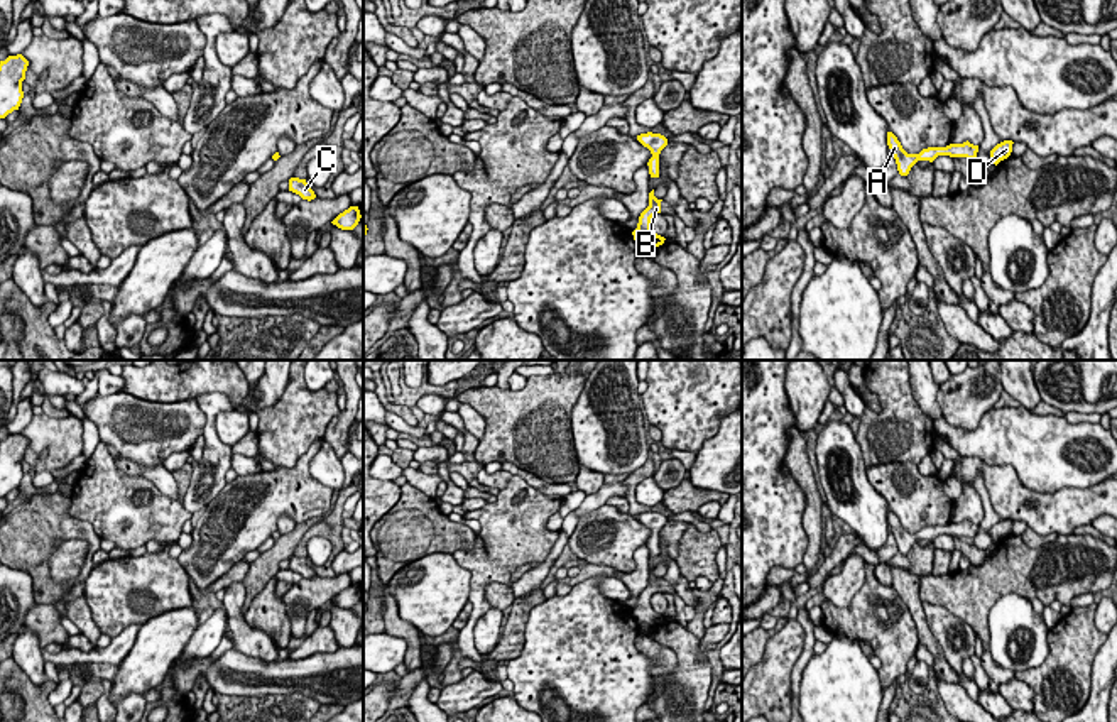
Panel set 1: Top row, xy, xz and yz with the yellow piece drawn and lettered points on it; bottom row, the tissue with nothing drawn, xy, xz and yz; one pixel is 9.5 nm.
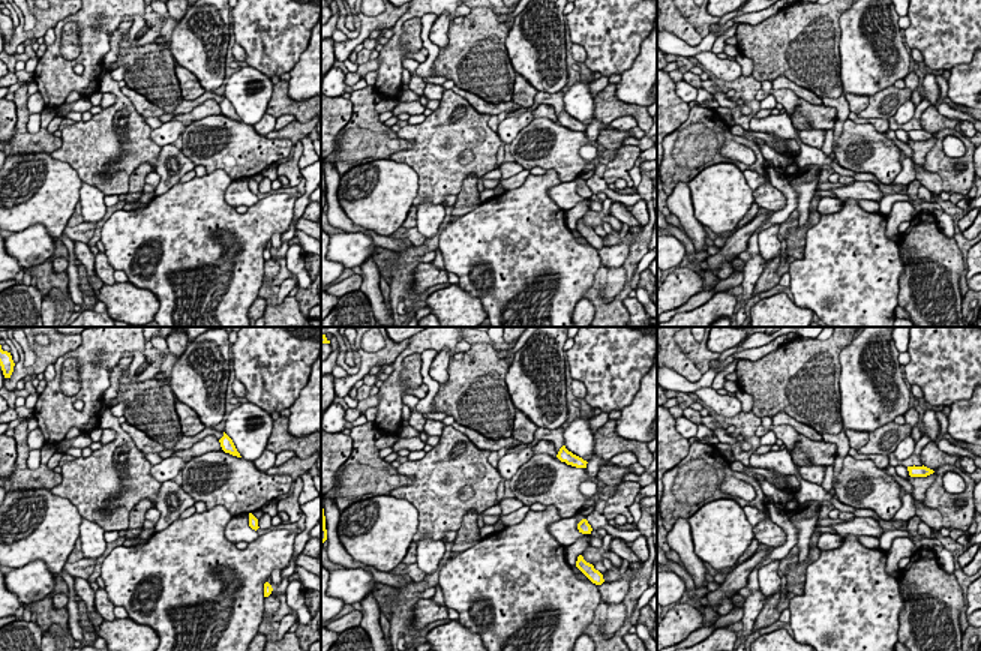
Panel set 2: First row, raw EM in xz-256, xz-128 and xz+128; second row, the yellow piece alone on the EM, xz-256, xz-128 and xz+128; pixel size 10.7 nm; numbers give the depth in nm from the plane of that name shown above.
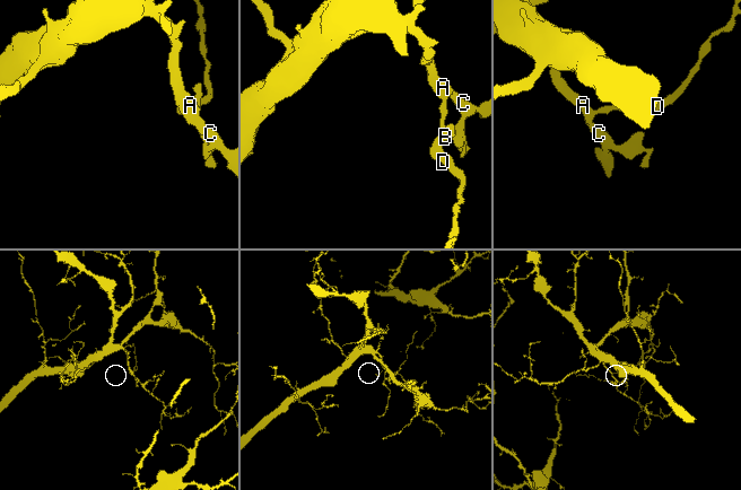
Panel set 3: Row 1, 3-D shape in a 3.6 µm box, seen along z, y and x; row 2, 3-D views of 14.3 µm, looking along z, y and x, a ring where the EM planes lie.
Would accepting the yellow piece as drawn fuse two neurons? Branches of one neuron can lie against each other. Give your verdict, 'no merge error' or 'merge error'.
no merge error

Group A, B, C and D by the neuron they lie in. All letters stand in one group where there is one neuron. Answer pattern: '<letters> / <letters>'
A B C D

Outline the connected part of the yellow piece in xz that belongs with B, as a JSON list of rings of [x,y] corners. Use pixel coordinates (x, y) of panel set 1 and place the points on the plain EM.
[[[654,568],[649,572],[649,585],[640,592],[637,607],[632,610],[637,624],[644,624],[646,627],[654,627],[664,622],[664,615],[657,614],[651,607],[651,597],[661,592],[661,580],[654,575]]]

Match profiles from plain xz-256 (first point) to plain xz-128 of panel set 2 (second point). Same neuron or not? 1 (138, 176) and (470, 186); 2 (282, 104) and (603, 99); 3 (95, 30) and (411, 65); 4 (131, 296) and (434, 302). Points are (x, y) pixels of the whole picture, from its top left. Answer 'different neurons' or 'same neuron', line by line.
1: same neuron
2: same neuron
3: different neurons
4: same neuron

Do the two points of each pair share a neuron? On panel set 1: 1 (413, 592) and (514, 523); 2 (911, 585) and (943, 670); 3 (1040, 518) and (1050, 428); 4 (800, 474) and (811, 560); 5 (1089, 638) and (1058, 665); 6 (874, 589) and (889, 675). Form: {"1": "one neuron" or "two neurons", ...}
{"1": "two neurons", "2": "one neuron", "3": "two neurons", "4": "one neuron", "5": "one neuron", "6": "one neuron"}

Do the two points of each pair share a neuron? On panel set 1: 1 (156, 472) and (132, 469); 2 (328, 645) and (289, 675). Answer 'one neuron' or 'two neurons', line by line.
1: one neuron
2: two neurons

